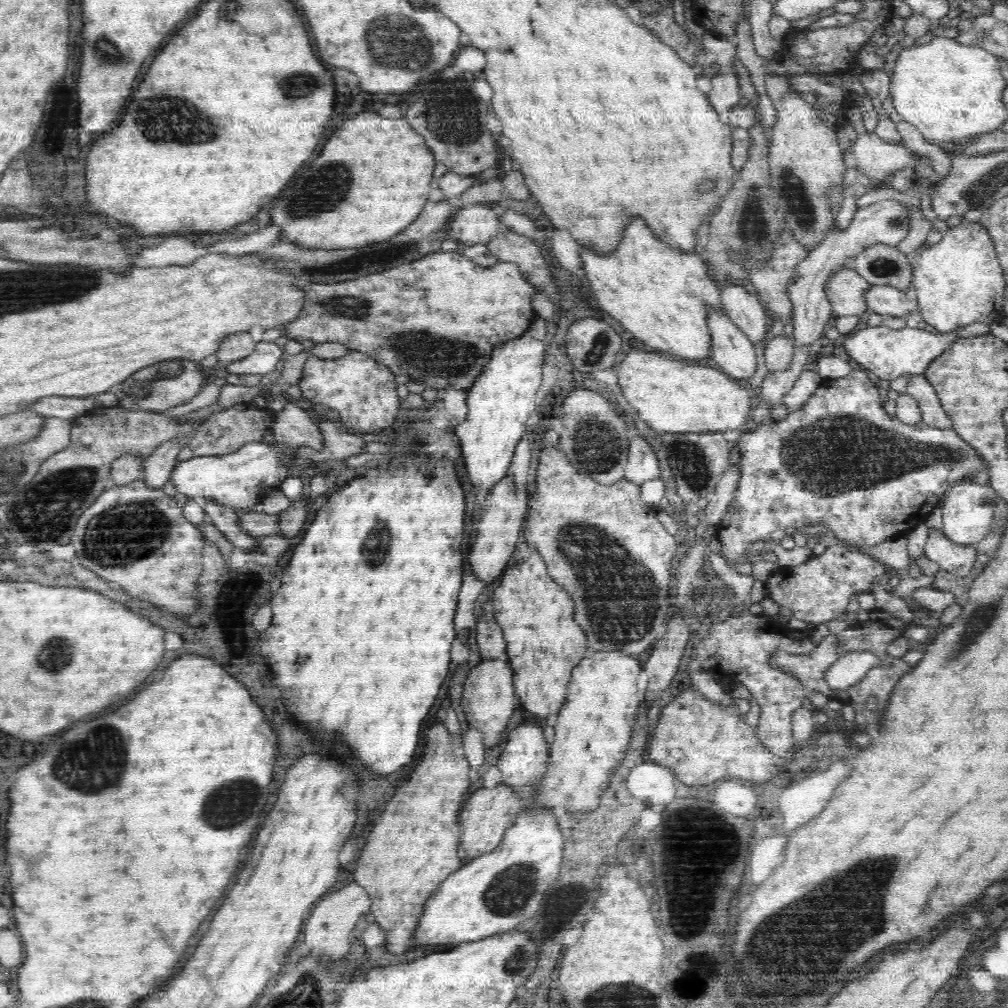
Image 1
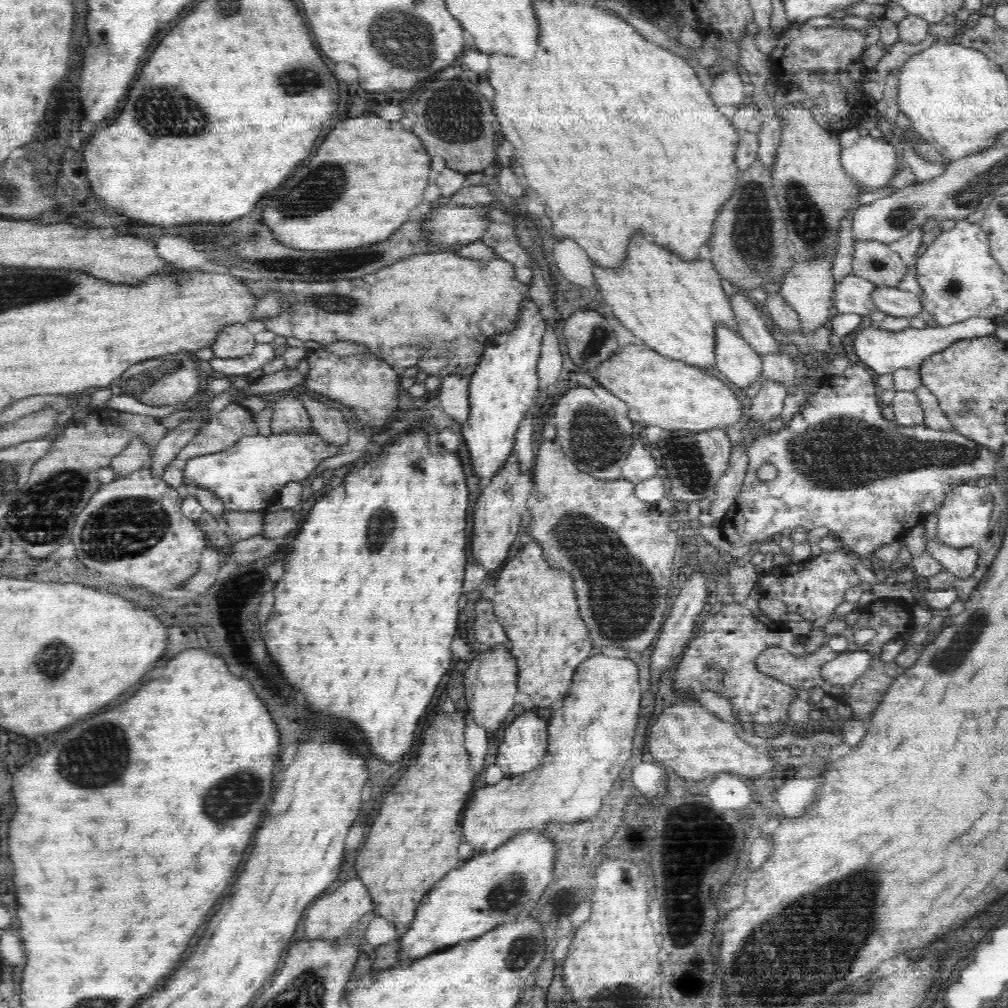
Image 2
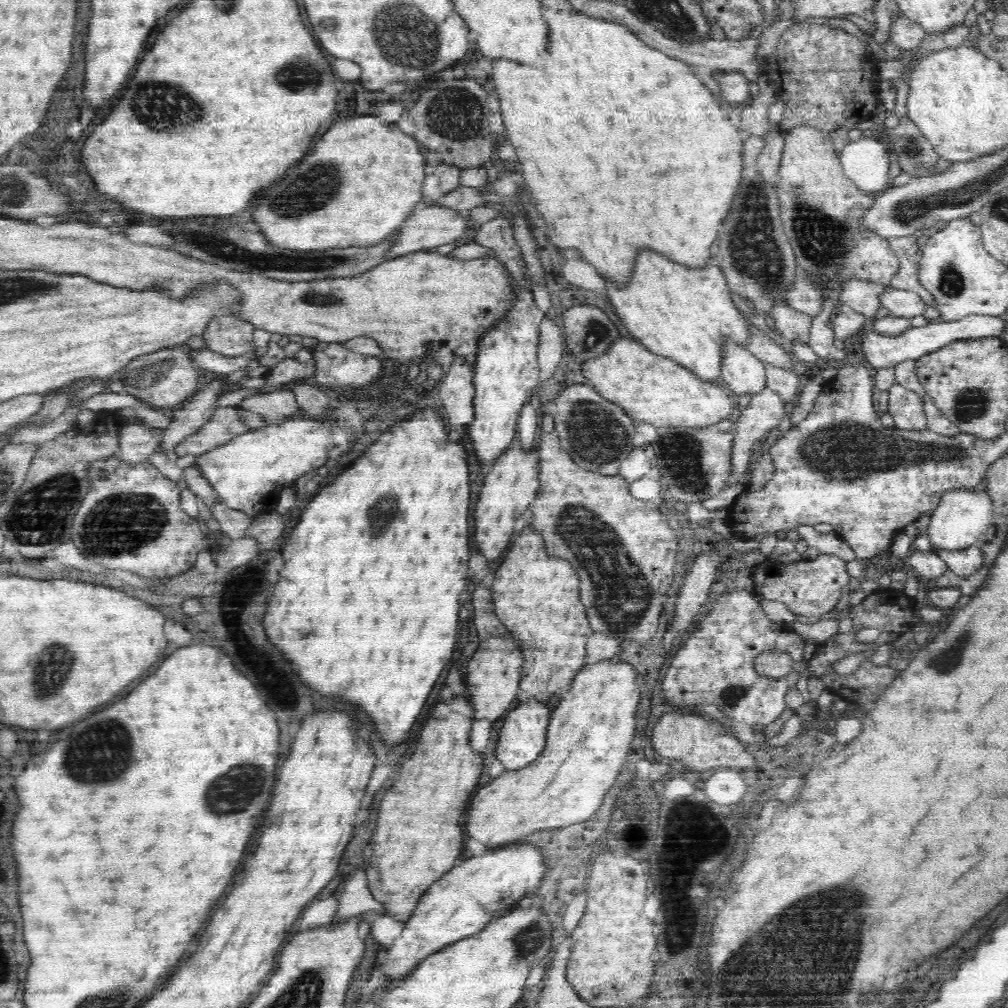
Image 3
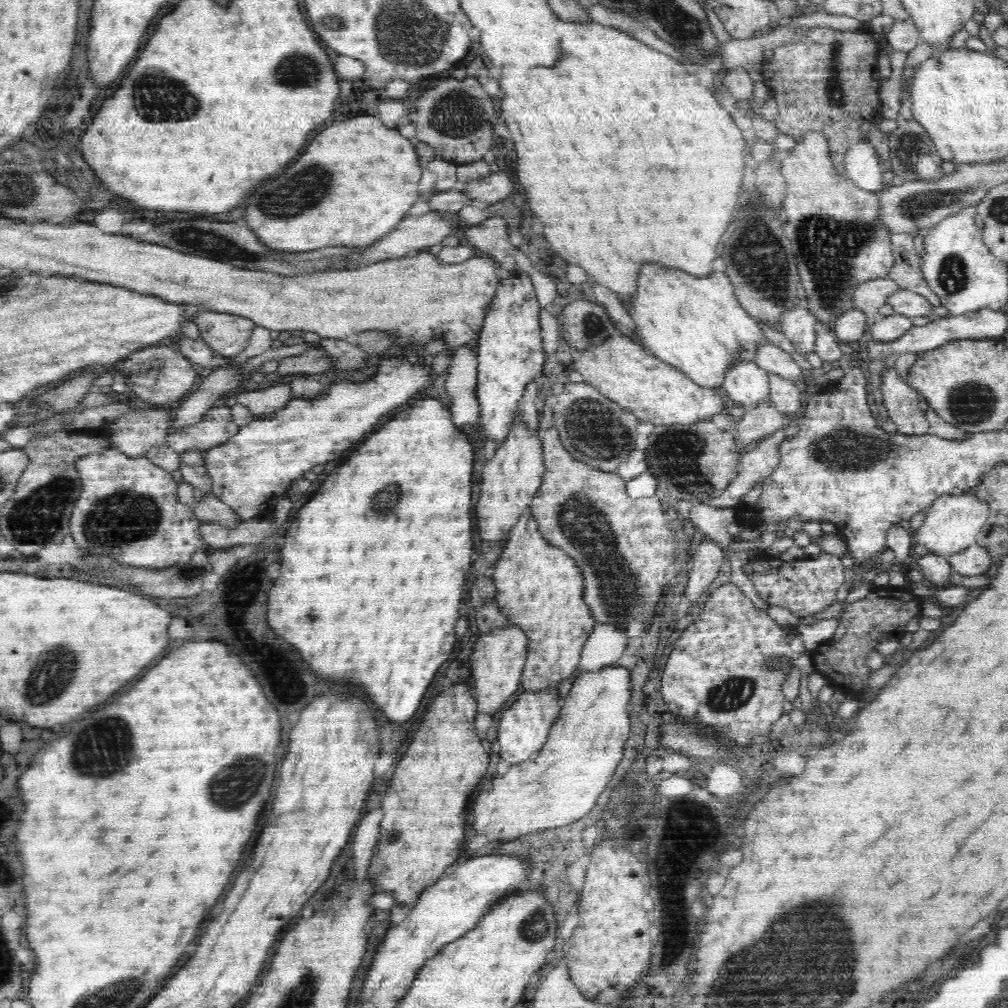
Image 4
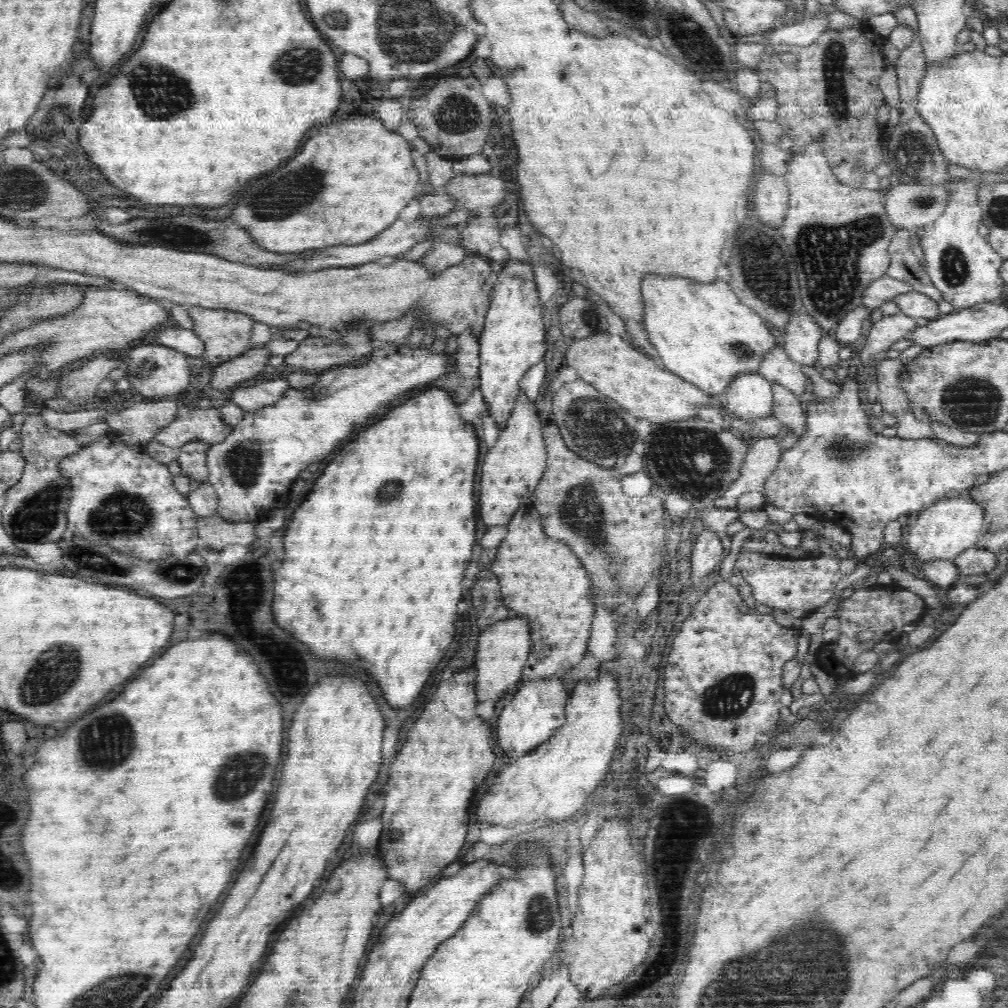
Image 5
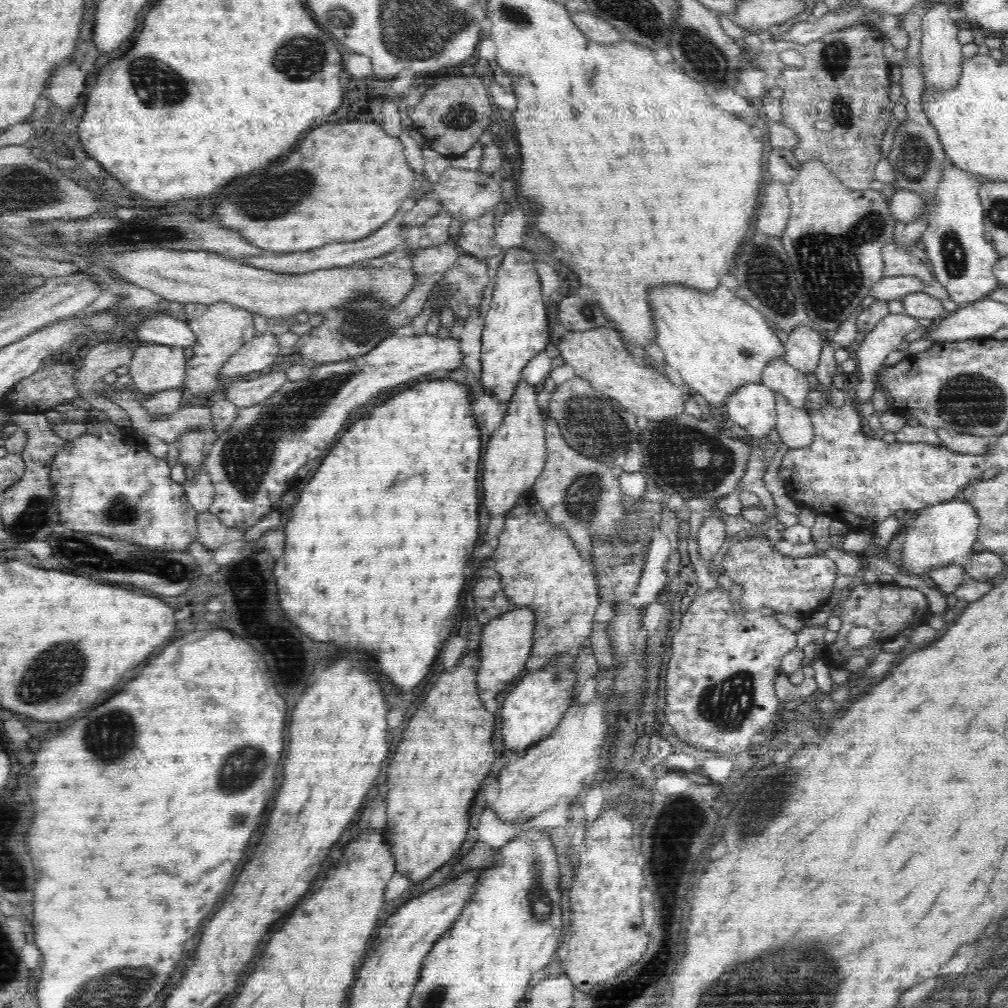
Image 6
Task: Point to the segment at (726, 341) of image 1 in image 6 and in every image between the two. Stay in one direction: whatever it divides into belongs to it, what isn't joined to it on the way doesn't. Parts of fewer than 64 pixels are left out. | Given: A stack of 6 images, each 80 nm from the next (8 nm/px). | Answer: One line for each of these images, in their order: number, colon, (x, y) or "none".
2: (736, 362)
3: (745, 374)
4: (748, 383)
5: (751, 398)
6: (754, 407)

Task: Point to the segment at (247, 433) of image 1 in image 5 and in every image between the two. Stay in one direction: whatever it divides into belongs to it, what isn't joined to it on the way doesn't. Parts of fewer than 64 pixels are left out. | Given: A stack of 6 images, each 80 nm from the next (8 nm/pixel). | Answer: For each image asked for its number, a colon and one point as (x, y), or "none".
2: (222, 430)
3: (224, 424)
4: (217, 426)
5: (206, 425)

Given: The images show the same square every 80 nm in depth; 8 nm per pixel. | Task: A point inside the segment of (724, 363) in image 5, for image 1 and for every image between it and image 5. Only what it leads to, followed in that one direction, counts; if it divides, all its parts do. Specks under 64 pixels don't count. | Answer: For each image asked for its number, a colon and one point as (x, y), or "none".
1: (661, 295)
2: (672, 305)
3: (685, 315)
4: (695, 324)

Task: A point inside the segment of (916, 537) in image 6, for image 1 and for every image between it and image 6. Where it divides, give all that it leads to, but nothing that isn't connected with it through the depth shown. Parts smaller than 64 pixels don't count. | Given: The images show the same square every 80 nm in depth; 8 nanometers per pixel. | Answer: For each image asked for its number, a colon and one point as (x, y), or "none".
1: (968, 509)
2: (966, 514)
3: (961, 520)
4: (954, 523)
5: (946, 528)

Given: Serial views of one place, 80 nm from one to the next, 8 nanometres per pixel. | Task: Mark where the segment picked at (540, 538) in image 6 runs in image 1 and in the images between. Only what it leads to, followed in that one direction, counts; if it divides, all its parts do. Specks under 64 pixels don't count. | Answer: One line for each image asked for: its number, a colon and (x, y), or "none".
1: (544, 643)
2: (536, 606)
3: (537, 596)
4: (539, 588)
5: (538, 576)

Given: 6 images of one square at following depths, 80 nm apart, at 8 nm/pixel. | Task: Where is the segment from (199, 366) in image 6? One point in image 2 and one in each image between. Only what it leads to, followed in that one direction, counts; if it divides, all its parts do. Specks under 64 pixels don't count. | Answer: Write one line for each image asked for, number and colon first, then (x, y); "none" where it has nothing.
2: (234, 341)
3: (228, 335)
4: (227, 334)
5: (225, 334)

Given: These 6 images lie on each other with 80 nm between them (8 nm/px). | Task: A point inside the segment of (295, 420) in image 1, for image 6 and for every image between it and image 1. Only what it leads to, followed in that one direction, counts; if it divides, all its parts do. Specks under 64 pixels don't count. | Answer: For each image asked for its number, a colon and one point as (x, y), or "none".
2: (289, 413)
3: (275, 406)
4: (261, 402)
5: (255, 397)
6: (244, 393)

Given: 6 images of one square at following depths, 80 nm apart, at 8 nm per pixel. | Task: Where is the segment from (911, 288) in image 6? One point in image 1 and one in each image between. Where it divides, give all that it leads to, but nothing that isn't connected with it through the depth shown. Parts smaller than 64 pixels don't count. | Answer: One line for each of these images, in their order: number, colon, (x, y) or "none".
1: (845, 288)
2: (852, 294)
3: (861, 296)
4: (869, 297)
5: (883, 289)

